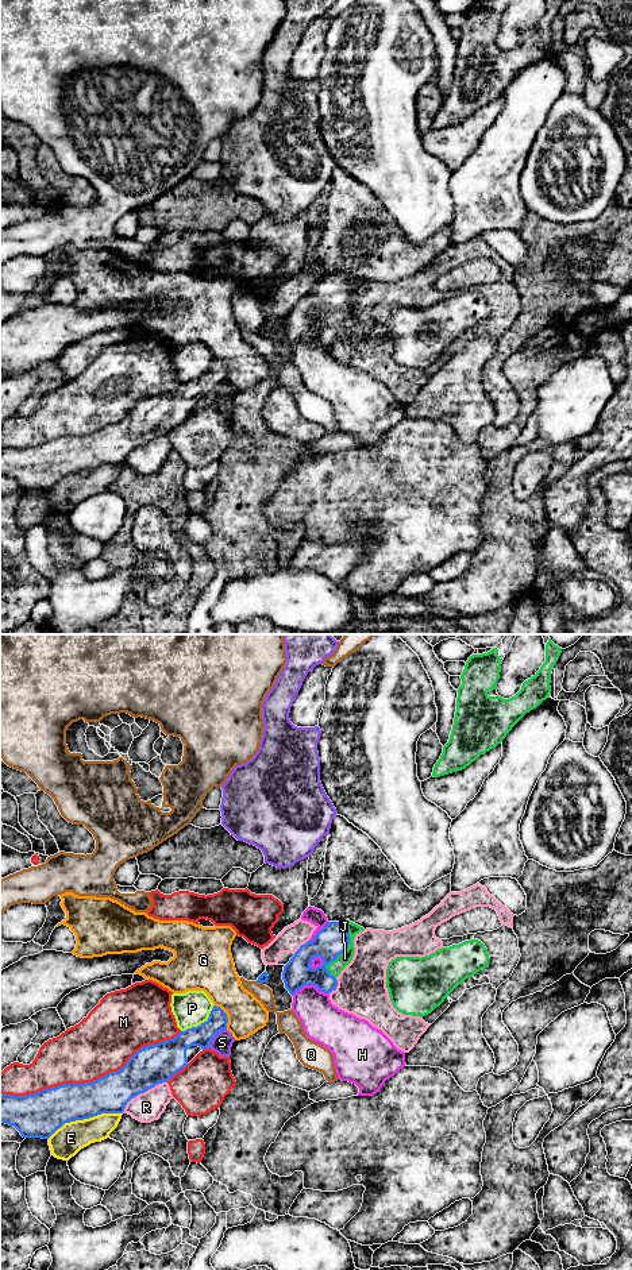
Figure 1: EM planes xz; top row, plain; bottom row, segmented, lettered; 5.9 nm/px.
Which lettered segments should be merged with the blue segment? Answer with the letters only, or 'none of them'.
J

